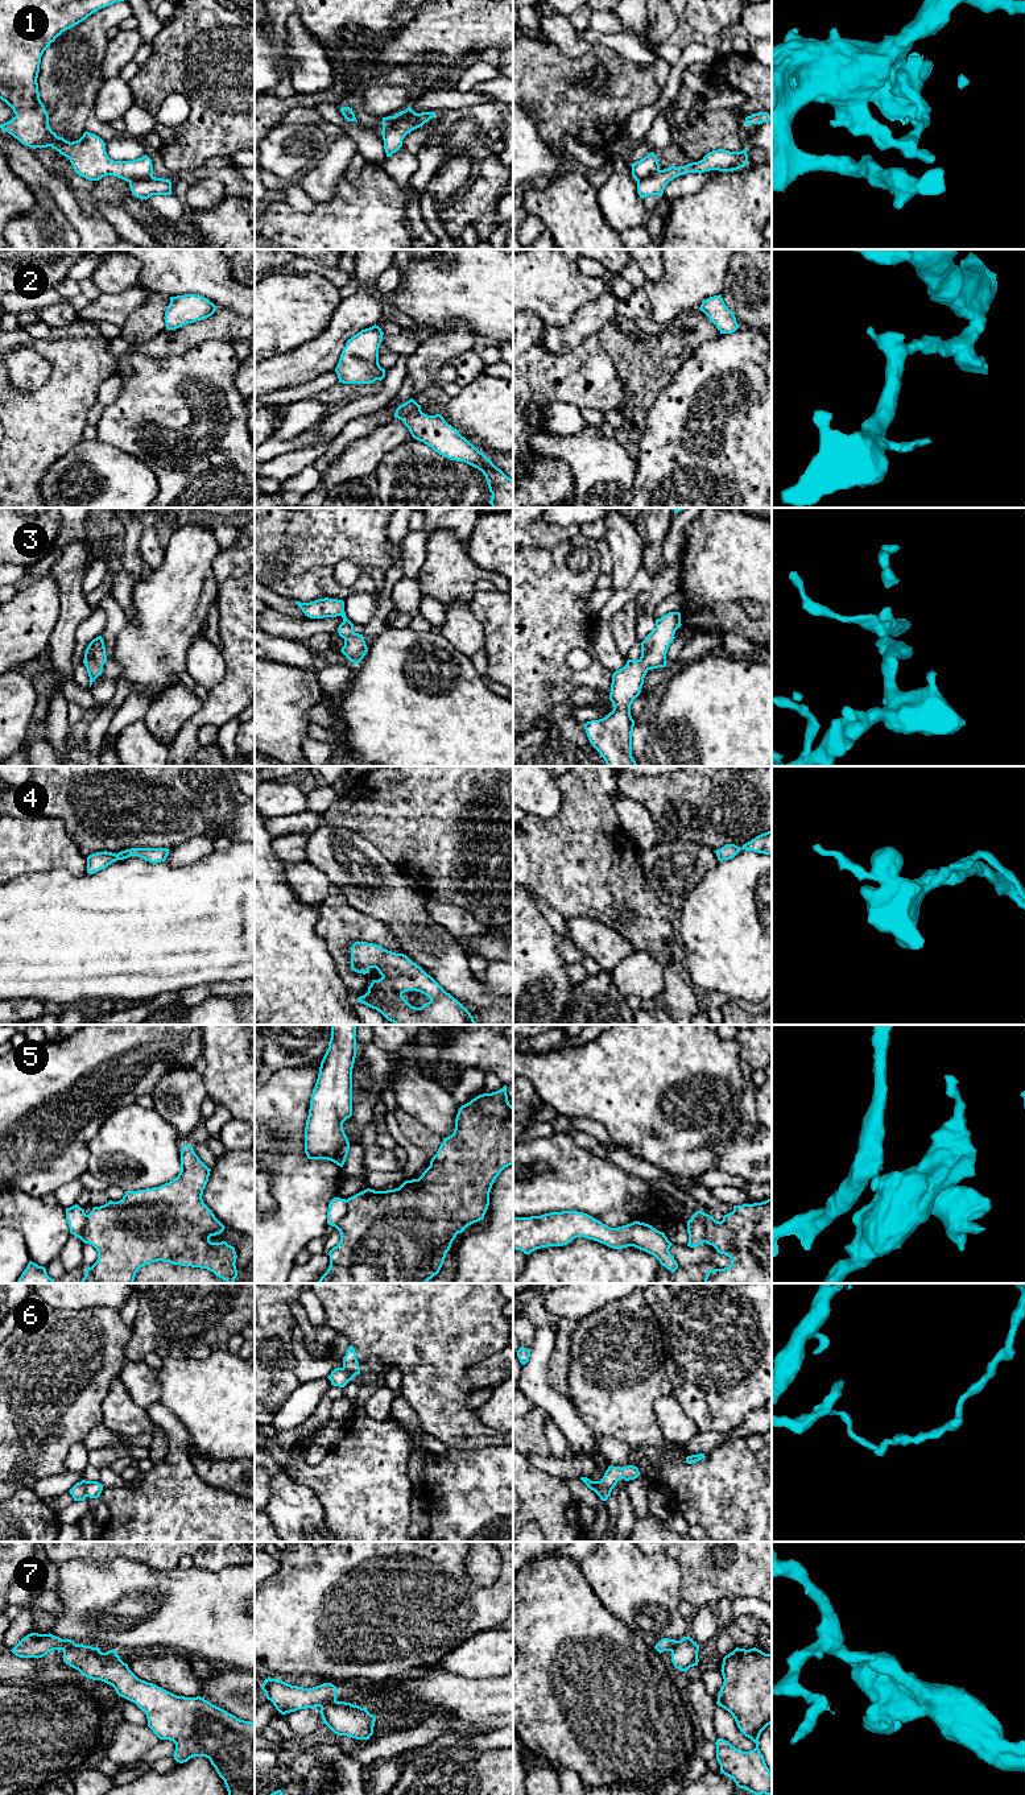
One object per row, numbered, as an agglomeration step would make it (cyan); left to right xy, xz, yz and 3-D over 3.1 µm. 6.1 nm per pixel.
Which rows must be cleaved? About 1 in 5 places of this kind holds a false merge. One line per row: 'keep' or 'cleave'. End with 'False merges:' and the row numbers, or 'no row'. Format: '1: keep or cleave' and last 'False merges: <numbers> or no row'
1: cleave
2: keep
3: keep
4: keep
5: cleave
6: cleave
7: cleave
False merges: 1, 5, 6, 7

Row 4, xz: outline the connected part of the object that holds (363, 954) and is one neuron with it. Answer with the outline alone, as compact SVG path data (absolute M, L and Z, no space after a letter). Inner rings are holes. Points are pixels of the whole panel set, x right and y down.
M355 942L351 969L365 975L371 968L376 968L383 977L373 980L357 1001L376 1009L394 1025L478 1025L456 998L406 955L379 944ZM409 990L421 992L430 1001L421 1008L412 1006L402 997Z

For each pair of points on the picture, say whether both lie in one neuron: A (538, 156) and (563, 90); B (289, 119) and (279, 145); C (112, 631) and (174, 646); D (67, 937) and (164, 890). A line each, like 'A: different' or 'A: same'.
A: different
B: different
C: different
D: same

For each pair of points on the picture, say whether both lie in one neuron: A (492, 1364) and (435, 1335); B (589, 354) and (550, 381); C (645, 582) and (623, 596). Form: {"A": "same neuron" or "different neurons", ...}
{"A": "different neurons", "B": "same neuron", "C": "same neuron"}

